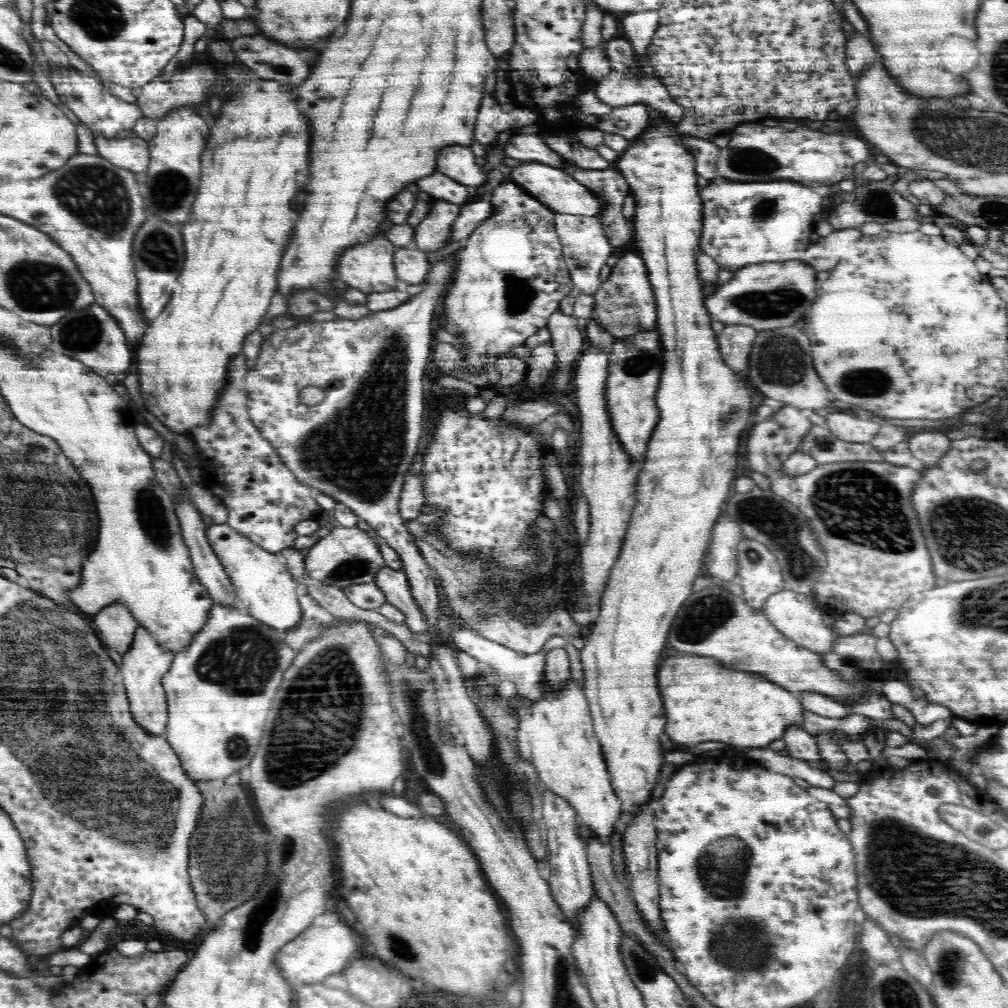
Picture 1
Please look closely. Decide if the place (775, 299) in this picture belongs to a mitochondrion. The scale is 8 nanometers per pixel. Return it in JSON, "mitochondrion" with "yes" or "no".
{"mitochondrion":"yes"}

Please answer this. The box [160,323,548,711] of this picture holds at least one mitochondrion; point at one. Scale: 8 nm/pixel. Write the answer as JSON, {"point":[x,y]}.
{"point":[358,450]}

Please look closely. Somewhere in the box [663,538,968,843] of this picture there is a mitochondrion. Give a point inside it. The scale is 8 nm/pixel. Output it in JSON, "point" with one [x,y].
{"point":[694,626]}

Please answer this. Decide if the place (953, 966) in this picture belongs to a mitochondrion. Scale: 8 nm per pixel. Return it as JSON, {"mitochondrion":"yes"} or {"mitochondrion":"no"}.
{"mitochondrion":"yes"}

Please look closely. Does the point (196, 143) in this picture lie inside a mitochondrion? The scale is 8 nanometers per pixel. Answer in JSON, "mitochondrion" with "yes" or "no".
{"mitochondrion":"no"}

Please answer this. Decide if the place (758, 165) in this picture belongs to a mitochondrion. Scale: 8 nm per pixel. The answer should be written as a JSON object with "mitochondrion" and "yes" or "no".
{"mitochondrion":"yes"}

